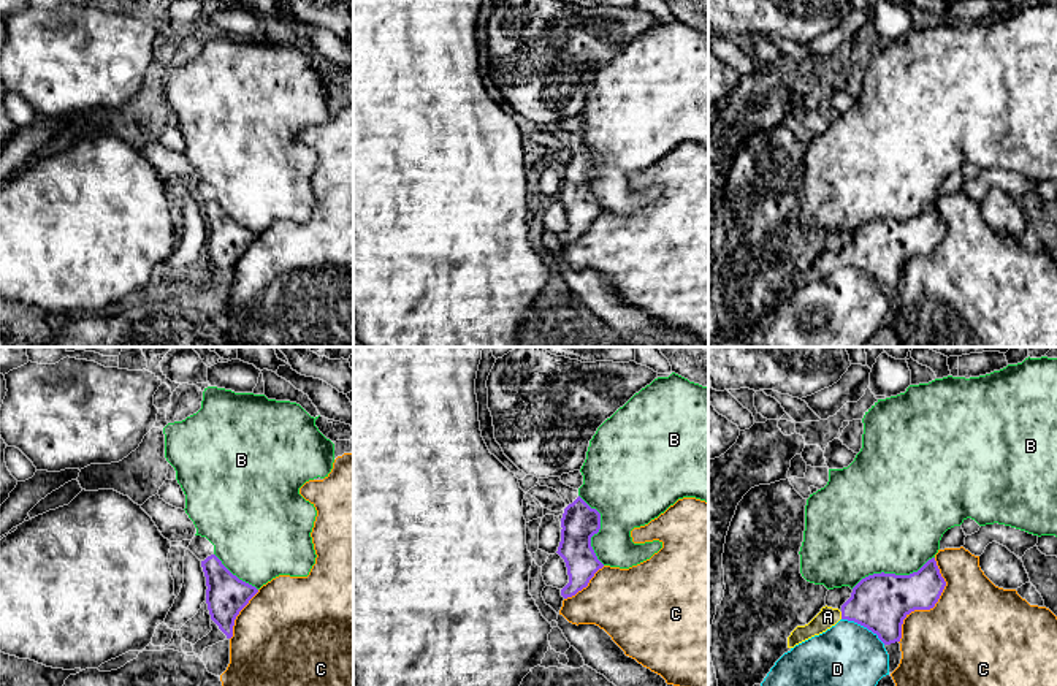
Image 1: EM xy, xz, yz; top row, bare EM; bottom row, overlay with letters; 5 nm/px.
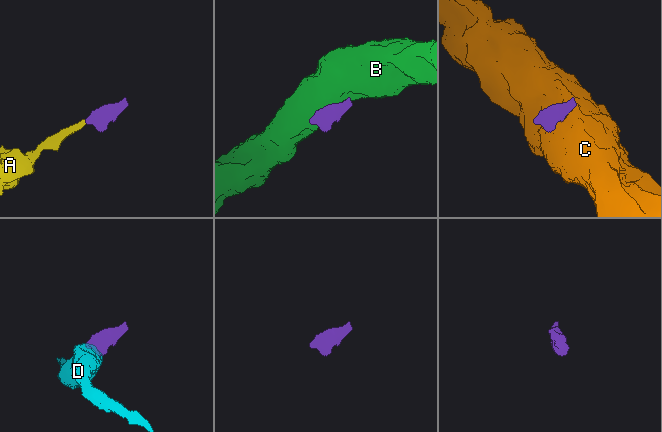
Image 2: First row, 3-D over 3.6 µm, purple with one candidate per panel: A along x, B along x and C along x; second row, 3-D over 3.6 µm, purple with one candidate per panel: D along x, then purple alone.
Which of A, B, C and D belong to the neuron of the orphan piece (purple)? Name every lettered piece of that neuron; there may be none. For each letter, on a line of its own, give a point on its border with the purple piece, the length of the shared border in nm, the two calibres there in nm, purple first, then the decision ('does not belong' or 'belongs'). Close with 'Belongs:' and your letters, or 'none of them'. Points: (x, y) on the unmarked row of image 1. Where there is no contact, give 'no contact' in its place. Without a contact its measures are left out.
A: yz (842, 260) | 40 nm | 300/100 nm | belongs
B: yz (892, 219) | 460 nm | 300/500 nm | does not belong
C: yz (931, 252) | 480 nm | 280/480 nm | does not belong
D: yz (864, 271) | 260 nm | 300/400 nm | does not belong
Belongs: A

